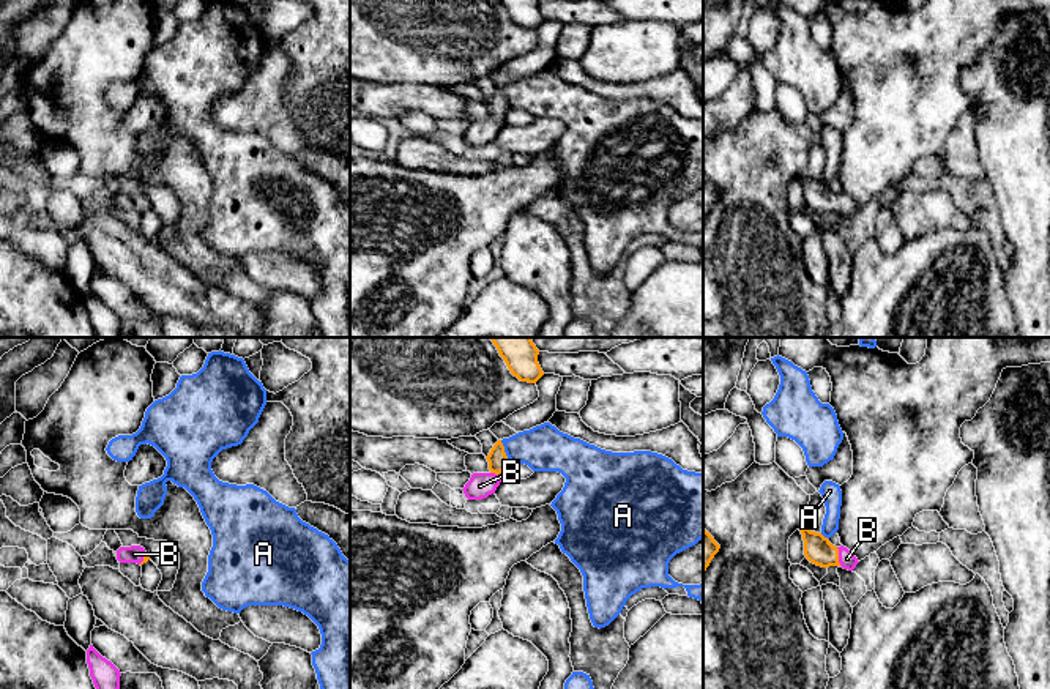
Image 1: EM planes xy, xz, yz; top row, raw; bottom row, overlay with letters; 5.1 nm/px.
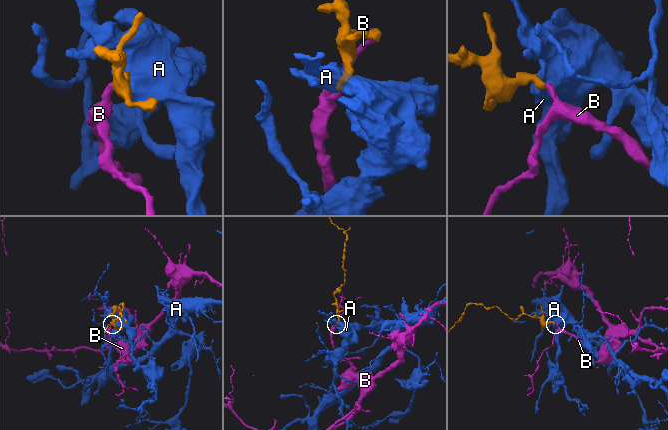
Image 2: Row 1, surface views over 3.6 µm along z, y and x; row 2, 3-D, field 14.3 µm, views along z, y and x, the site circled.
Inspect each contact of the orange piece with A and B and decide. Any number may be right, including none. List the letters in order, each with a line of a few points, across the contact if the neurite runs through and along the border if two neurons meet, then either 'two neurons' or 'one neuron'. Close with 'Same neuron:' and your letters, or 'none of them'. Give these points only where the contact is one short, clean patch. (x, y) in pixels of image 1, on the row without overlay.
A: line xz (500, 87), (510, 108); two neurons
B: line yz (817, 196), (826, 202), (837, 204), (847, 205); one neuron
Same neuron: B

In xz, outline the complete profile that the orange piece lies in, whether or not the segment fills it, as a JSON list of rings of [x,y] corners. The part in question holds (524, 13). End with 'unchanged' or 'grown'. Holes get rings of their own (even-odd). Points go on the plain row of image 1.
[[[500,0],[508,16],[520,28],[536,30],[542,22],[542,16],[538,9],[539,0]]]; unchanged

